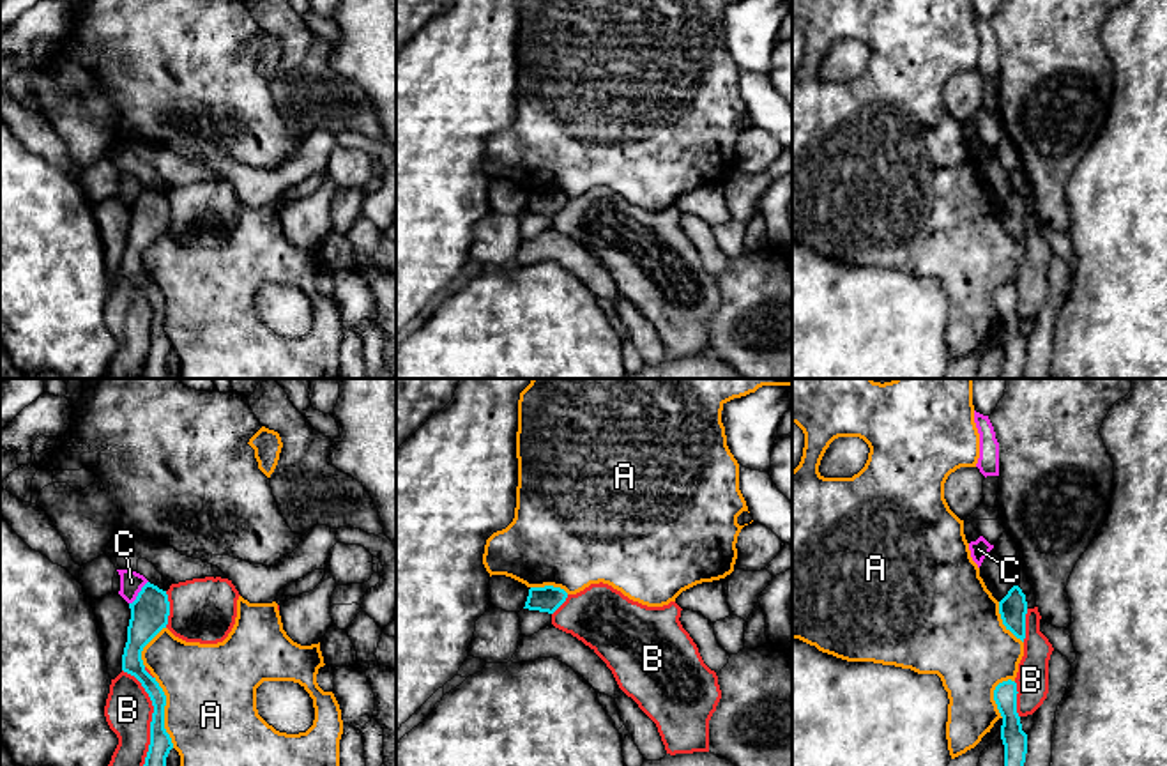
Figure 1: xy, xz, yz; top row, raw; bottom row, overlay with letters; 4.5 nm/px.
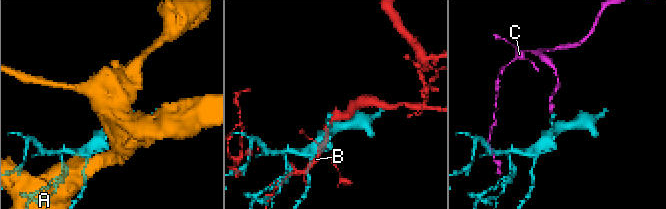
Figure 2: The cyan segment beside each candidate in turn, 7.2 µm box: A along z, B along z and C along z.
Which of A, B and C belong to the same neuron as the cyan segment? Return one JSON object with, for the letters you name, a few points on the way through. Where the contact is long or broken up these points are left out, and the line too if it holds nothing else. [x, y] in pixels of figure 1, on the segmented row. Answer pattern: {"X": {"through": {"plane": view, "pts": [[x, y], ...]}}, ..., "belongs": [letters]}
{"belongs": []}

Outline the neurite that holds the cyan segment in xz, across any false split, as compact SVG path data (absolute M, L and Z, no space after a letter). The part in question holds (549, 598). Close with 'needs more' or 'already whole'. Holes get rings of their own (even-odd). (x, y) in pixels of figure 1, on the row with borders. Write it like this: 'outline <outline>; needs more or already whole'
outline M530 587L523 609L553 614L566 601L566 598L568 593L561 587Z; already whole

